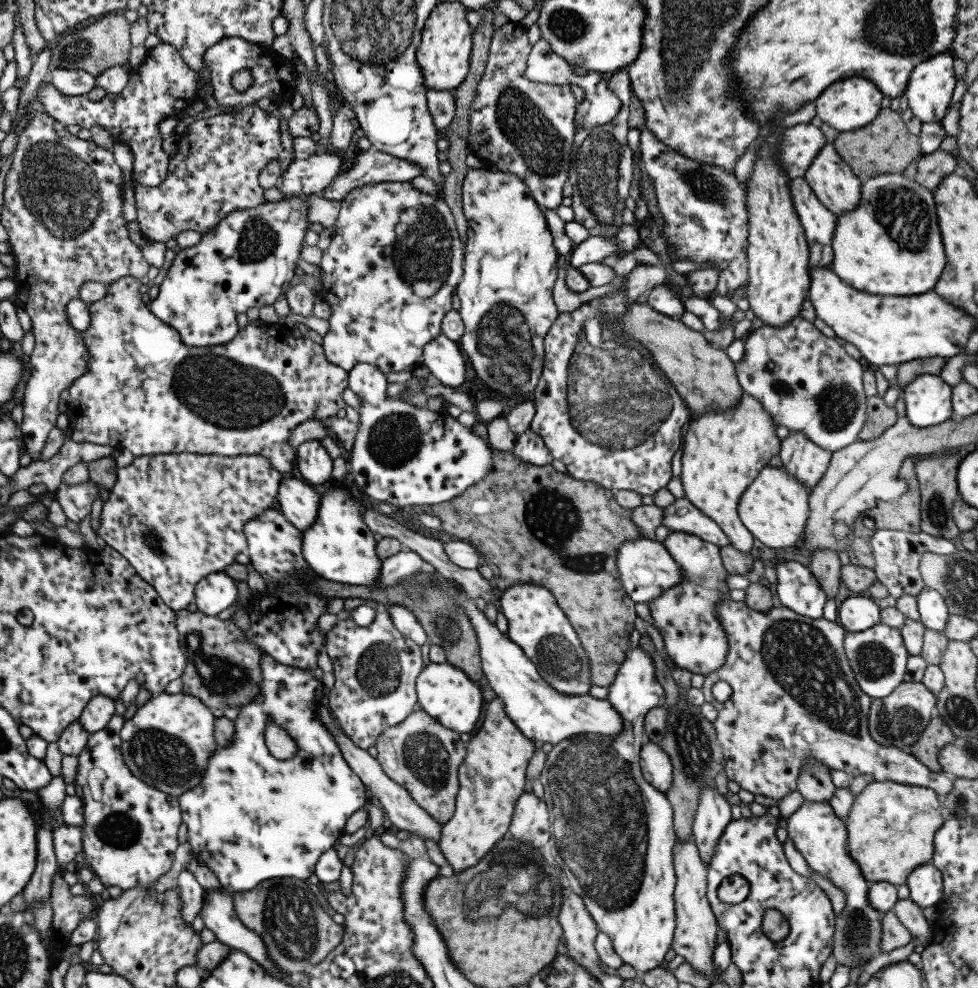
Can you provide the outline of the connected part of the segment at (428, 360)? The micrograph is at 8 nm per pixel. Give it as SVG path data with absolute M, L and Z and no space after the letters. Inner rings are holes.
M439 334L422 350L421 365L445 386L459 387L465 382L467 360L458 344Z

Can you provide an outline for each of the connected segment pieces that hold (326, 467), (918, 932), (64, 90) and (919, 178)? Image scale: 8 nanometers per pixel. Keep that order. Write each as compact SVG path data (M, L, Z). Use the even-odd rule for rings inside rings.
M306 440L295 449L299 478L312 486L327 481L332 472L332 459L320 441Z
M909 897L897 899L897 902L892 906L892 911L895 913L897 920L910 932L911 936L915 936L917 943L926 947L931 944L931 933L927 925L922 908L915 904Z
M54 68L48 72L47 79L65 96L86 95L95 84L95 77L81 70L63 70Z
M941 149L924 153L916 160L914 181L933 192L945 175L958 171L955 157Z

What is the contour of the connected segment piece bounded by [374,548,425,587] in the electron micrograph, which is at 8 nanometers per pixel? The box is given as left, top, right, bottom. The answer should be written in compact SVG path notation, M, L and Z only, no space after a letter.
M403 548L397 554L388 556L381 561L380 577L378 577L374 586L393 586L393 584L400 582L402 578L409 577L416 570L420 570L424 564L416 552Z

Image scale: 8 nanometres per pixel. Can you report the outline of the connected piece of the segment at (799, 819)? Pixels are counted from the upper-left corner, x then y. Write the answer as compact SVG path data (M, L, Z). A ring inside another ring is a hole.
M805 800L785 820L787 836L803 855L808 867L826 876L828 881L844 894L844 909L838 915L834 914L831 955L836 964L842 964L849 970L862 960L871 960L881 952L879 942L882 928L877 911L867 902L869 883L863 878L860 868L846 849L844 821L834 814L828 803L817 804Z

